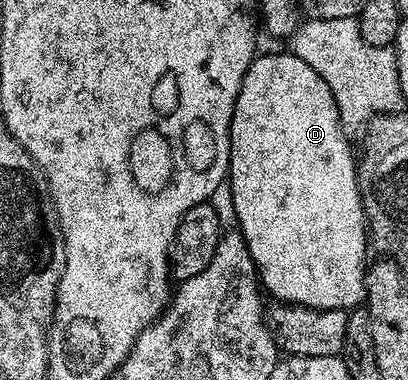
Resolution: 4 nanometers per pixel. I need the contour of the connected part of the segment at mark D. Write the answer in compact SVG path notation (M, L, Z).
M289 52L283 54L259 53L253 64L248 68L244 80L240 84L240 92L236 96L236 104L232 112L230 125L230 172L228 175L228 190L230 186L230 202L234 205L234 214L238 217L237 229L248 244L248 252L258 269L258 280L261 289L271 299L288 302L291 306L307 306L313 310L344 310L349 311L363 301L366 292L366 268L368 257L368 231L366 228L366 213L358 191L358 167L355 151L350 151L348 131L340 120L340 112L336 108L336 100L332 96L332 88L300 60L300 56Z

